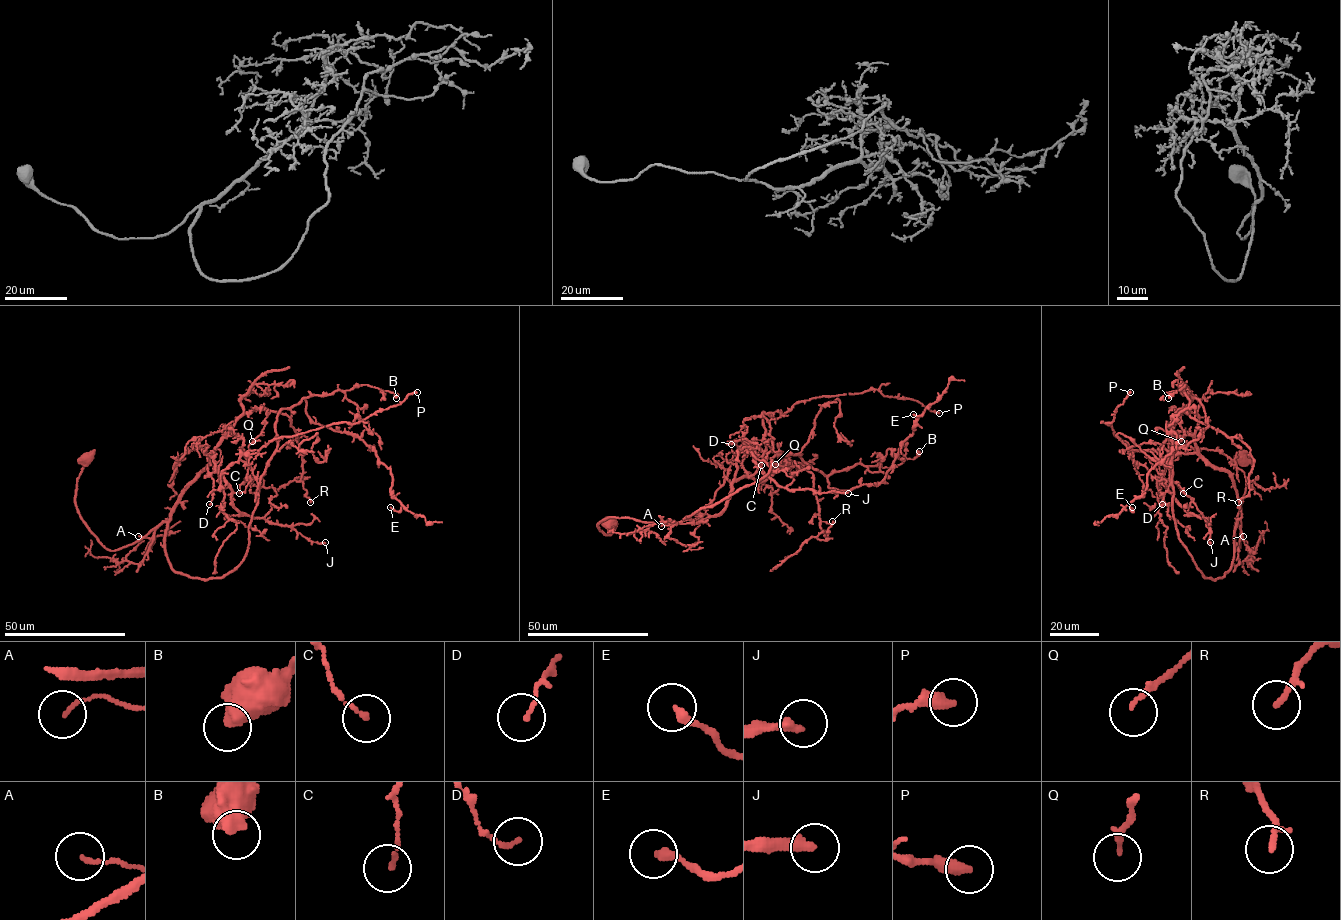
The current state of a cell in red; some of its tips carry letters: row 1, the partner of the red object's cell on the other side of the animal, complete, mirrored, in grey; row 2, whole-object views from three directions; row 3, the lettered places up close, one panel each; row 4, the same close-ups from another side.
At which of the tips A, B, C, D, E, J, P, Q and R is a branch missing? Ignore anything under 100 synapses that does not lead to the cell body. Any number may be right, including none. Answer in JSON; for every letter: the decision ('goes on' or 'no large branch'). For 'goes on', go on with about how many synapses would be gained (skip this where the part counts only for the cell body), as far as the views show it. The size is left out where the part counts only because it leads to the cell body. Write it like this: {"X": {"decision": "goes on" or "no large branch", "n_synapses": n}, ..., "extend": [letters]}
{"A": {"decision": "no large branch"}, "B": {"decision": "no large branch"}, "C": {"decision": "no large branch"}, "D": {"decision": "no large branch"}, "E": {"decision": "no large branch"}, "J": {"decision": "no large branch"}, "P": {"decision": "no large branch"}, "Q": {"decision": "no large branch"}, "R": {"decision": "no large branch"}, "extend": []}

